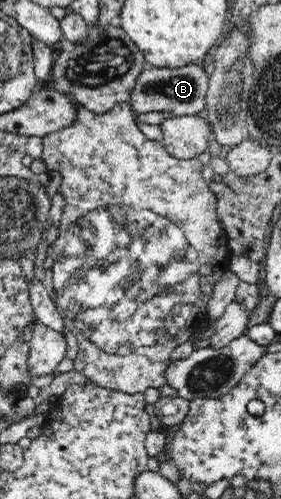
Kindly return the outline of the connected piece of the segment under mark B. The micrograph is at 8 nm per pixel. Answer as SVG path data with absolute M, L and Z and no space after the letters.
M191 63L177 69L146 66L130 89L130 101L136 117L152 111L169 111L177 117L204 114L208 79L202 64Z

